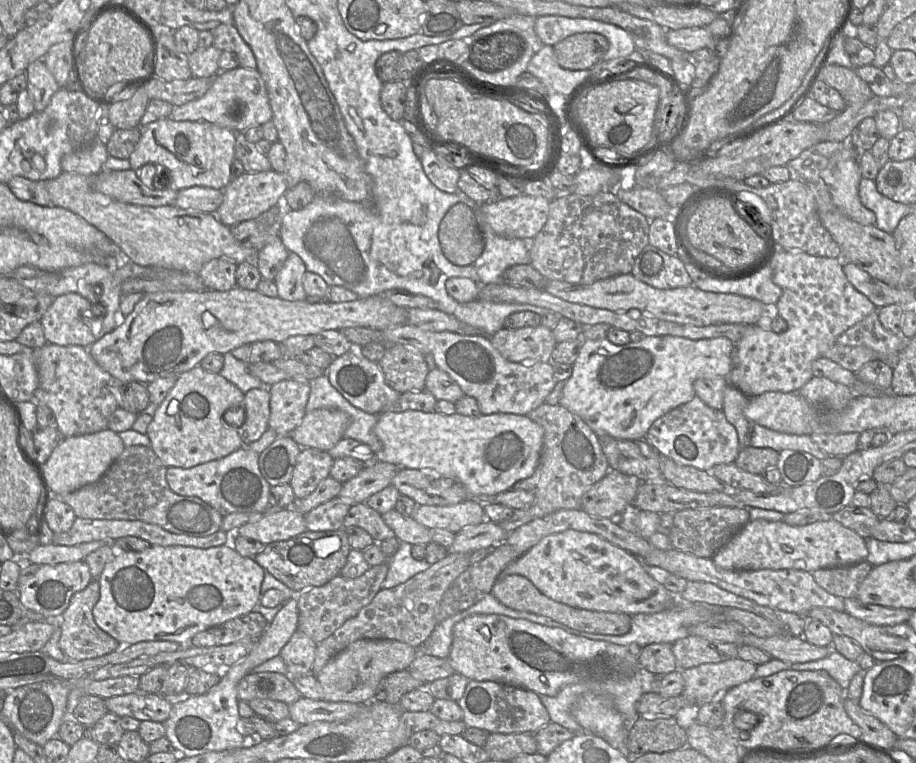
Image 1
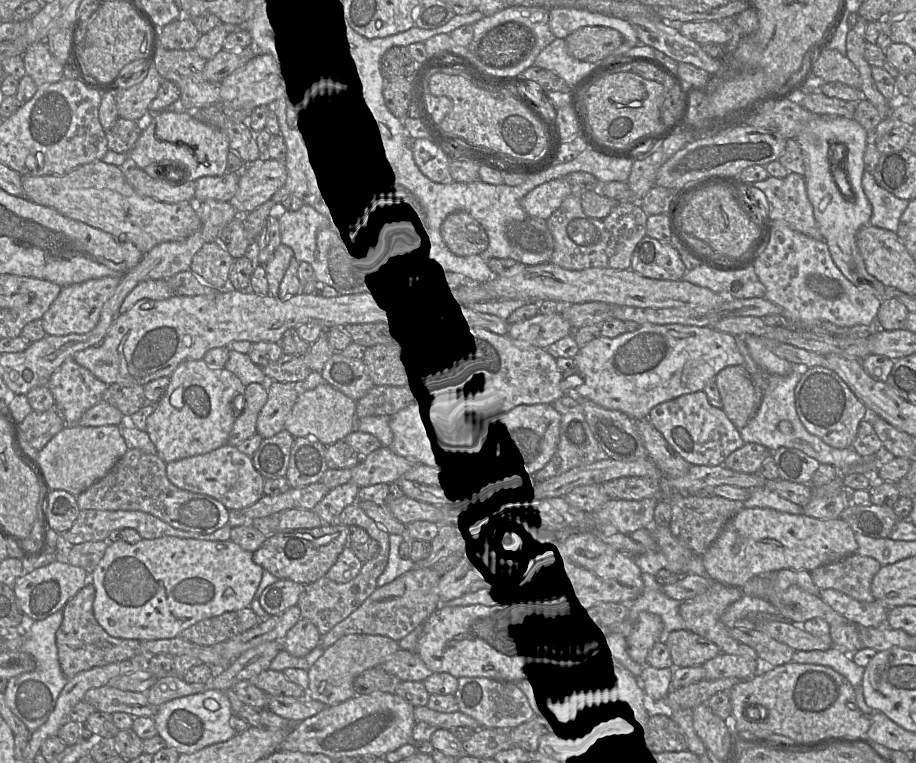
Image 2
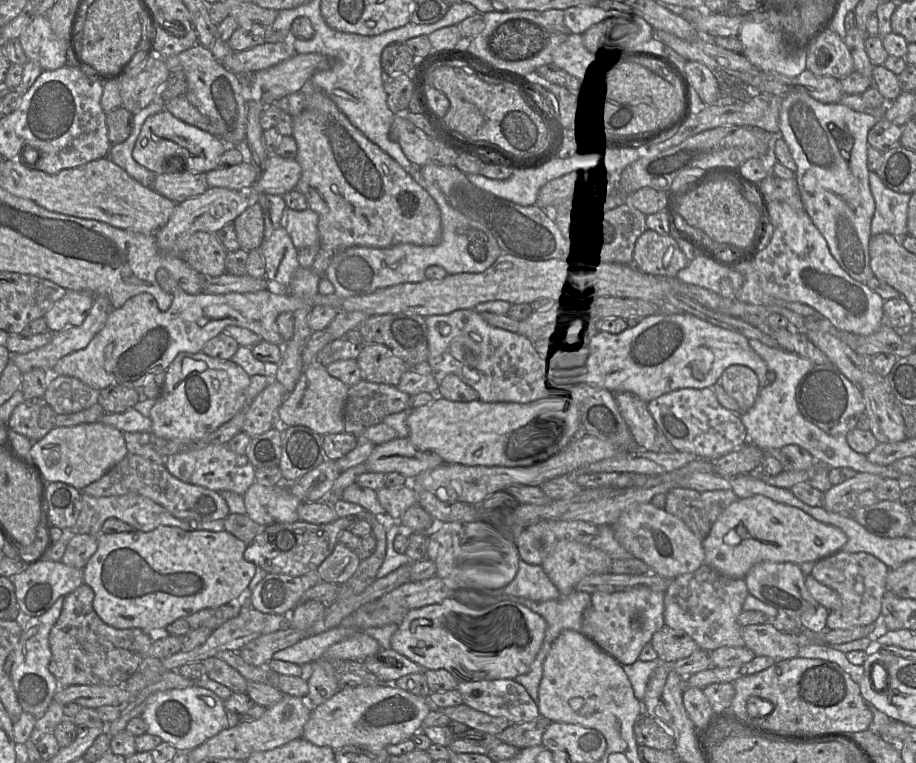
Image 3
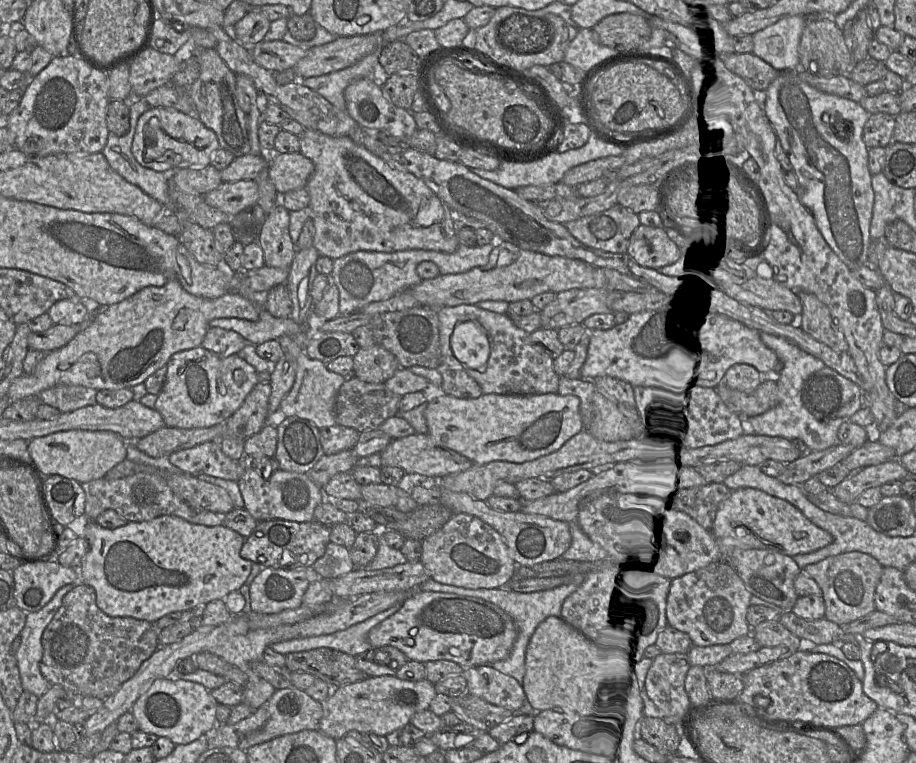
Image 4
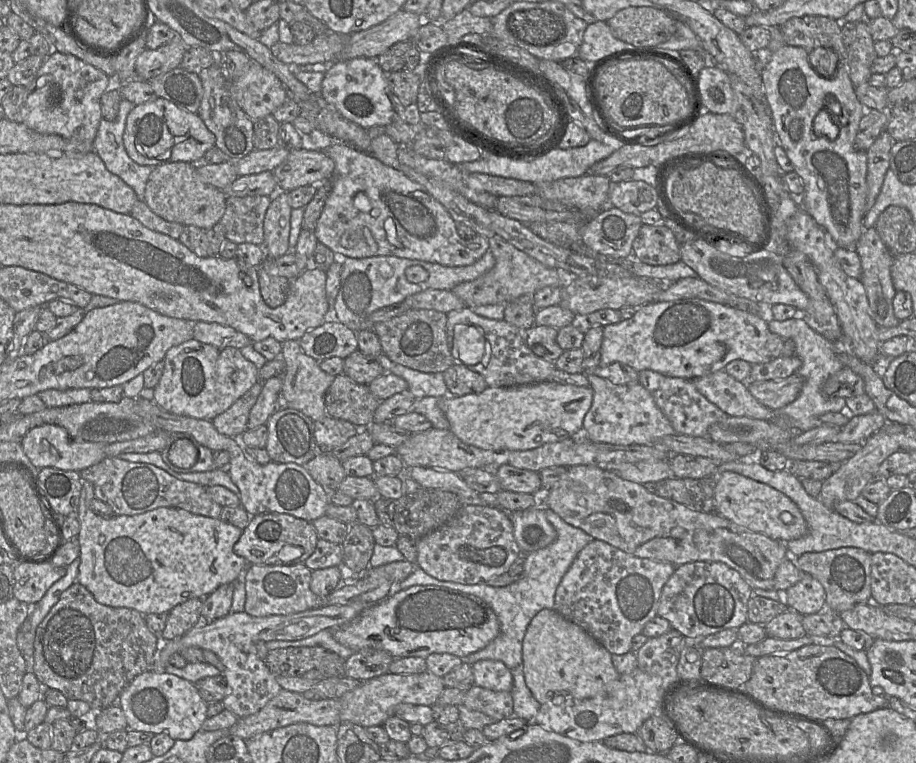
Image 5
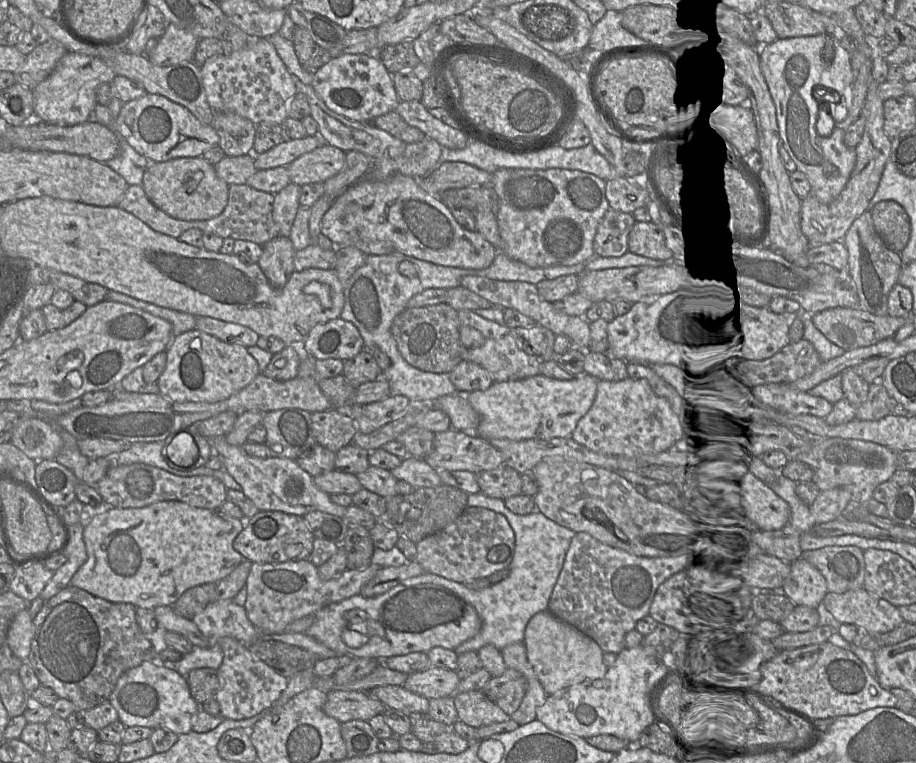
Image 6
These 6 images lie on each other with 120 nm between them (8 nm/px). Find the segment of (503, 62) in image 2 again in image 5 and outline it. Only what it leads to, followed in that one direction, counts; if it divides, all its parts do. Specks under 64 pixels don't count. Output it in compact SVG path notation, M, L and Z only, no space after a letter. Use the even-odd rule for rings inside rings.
M539 8L512 13L507 27L516 39L534 46L552 44L565 35L563 20Z

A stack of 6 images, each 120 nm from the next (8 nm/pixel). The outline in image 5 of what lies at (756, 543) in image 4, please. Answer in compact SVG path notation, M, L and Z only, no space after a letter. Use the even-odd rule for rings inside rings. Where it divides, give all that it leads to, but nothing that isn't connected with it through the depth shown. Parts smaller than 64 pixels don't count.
M723 472L716 482L714 512L740 527L784 544L801 538L808 532L806 521L794 501L771 486L736 472Z

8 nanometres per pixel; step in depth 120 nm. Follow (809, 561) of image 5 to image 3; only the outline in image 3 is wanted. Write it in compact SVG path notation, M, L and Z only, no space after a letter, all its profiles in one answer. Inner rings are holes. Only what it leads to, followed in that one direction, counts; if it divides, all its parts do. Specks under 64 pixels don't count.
M839 551L815 562L809 575L817 582L837 592L841 599L841 607L828 613L826 630L879 624L888 572L889 569L883 562L866 552Z

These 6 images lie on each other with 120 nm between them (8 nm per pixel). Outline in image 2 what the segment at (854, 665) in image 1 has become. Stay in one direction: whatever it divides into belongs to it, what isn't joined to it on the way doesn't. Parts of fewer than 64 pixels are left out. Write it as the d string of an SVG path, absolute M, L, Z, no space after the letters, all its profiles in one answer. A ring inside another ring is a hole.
M833 646L825 651L795 651L792 656L792 662L830 667L845 677L853 687L861 684L865 670L853 662L850 654Z

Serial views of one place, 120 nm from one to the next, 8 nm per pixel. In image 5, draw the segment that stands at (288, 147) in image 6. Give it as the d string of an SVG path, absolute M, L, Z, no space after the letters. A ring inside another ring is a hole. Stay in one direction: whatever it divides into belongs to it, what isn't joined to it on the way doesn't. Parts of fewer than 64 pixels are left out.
M276 146L267 150L253 149L244 158L235 161L238 177L273 171L289 155L291 150Z

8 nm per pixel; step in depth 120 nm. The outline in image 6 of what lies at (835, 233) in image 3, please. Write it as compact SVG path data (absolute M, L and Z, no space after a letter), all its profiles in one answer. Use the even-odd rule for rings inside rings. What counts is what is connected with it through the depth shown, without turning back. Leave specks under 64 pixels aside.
M819 34L819 35L815 35L815 36L801 36L801 37L786 38L786 39L778 38L773 43L763 45L760 49L760 54L759 54L761 71L762 71L763 77L765 79L765 82L768 86L768 89L769 89L770 95L772 97L772 100L774 102L774 105L775 105L779 137L783 144L783 147L787 151L790 158L794 161L794 163L797 167L796 170L803 172L806 175L806 177L808 178L809 183L811 185L811 195L814 196L815 198L817 198L820 202L822 202L824 204L829 204L829 203L833 202L836 198L838 198L838 196L841 194L841 192L845 188L848 180L850 179L850 176L851 176L851 174L855 168L855 165L856 165L855 149L846 146L843 141L845 130L835 127L833 132L829 136L826 136L826 137L820 136L816 130L816 121L818 118L818 113L819 113L821 106L824 105L821 102L821 99L823 100L823 96L827 92L829 92L828 90L835 90L836 92L838 92L840 94L841 97L844 97L844 100L846 103L846 100L848 100L848 91L850 90L850 85L853 80L851 57L850 57L849 53L847 52L847 50L845 48L843 48L843 46L841 45L841 42L839 41L838 38L834 37L834 40L833 40L834 54L833 54L832 59L830 61L823 59L823 50L826 47L827 42L831 42L831 37L832 36L830 36L830 35ZM815 89L820 89L820 91L822 91L820 94L821 97L819 97L819 95L817 95Z

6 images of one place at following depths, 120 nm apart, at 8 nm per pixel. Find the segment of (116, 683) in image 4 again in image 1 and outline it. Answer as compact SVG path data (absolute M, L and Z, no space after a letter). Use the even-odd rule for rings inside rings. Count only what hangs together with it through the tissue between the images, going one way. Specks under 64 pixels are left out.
M94 578L84 590L76 592L71 597L69 606L61 615L59 647L70 661L101 657L116 651L121 645L120 642L99 628L93 618L92 610L99 598L99 580Z

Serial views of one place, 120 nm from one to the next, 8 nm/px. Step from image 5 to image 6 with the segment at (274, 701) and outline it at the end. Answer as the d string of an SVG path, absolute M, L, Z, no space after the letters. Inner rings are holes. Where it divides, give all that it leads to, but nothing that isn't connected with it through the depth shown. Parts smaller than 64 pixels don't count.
M334 690L328 693L323 711L341 724L350 720L366 720L386 710L386 706L368 692Z

